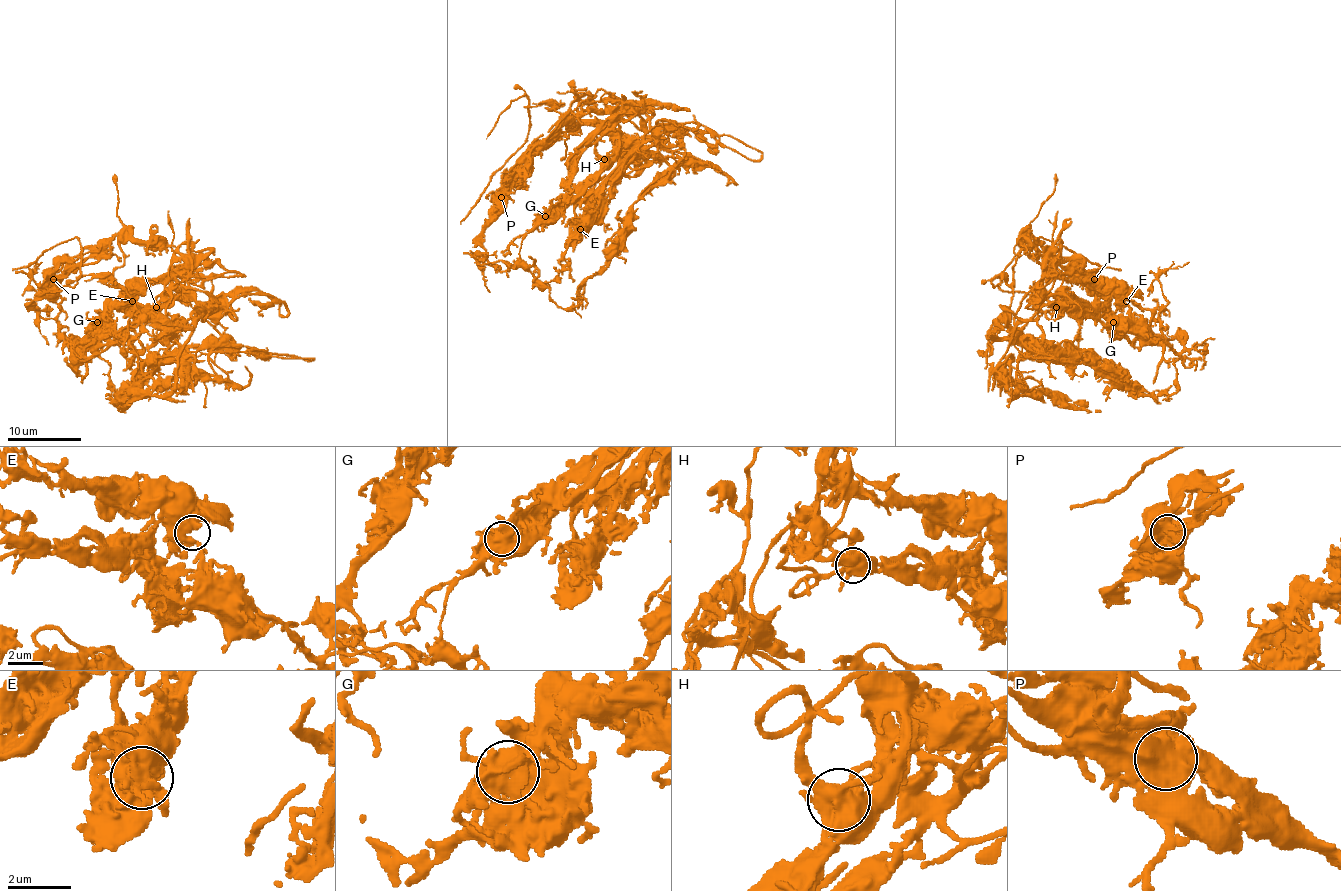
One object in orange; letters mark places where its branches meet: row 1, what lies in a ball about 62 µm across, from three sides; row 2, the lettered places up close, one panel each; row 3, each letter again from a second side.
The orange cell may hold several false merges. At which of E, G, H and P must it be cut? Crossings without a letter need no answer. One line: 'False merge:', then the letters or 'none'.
False merge: none

